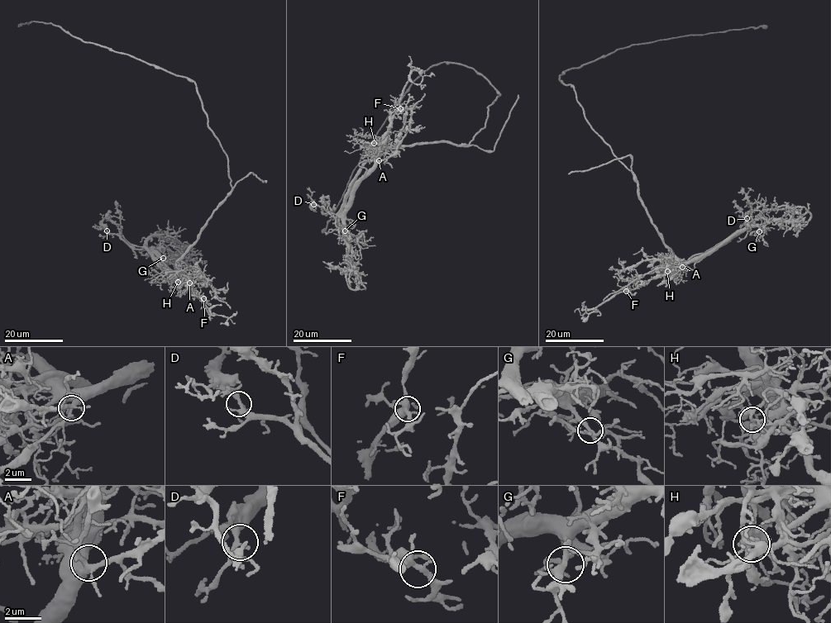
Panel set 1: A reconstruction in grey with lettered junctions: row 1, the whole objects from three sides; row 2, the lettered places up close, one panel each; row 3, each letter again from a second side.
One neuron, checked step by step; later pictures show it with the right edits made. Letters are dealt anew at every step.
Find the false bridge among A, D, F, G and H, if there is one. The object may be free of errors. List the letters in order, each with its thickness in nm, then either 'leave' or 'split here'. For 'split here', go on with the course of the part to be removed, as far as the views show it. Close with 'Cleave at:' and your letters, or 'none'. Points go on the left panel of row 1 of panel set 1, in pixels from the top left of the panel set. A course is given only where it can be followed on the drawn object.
A: calibre 280 nm; leave
D: calibre 260 nm; leave
F: calibre 320 nm; leave
G: calibre 280 nm; leave
H: calibre 240 nm; split here; course (179, 282), (183, 273), (170, 274), (145, 240), (151, 235), (188, 245), (193, 254), (186, 260), (155, 266)
Cleave at: H

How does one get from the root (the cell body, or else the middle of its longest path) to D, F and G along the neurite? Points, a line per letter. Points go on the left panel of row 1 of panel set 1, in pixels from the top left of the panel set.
D: (203, 107), (226, 157), (231, 190), (180, 257), (179, 273), (168, 274), (146, 248), (134, 248), (107, 230)
F: (203, 107), (210, 130), (226, 157), (231, 188), (178, 262), (187, 284), (203, 298)
G: (203, 107), (210, 130), (226, 157), (231, 190), (180, 257), (179, 273), (164, 272), (153, 250), (163, 258)

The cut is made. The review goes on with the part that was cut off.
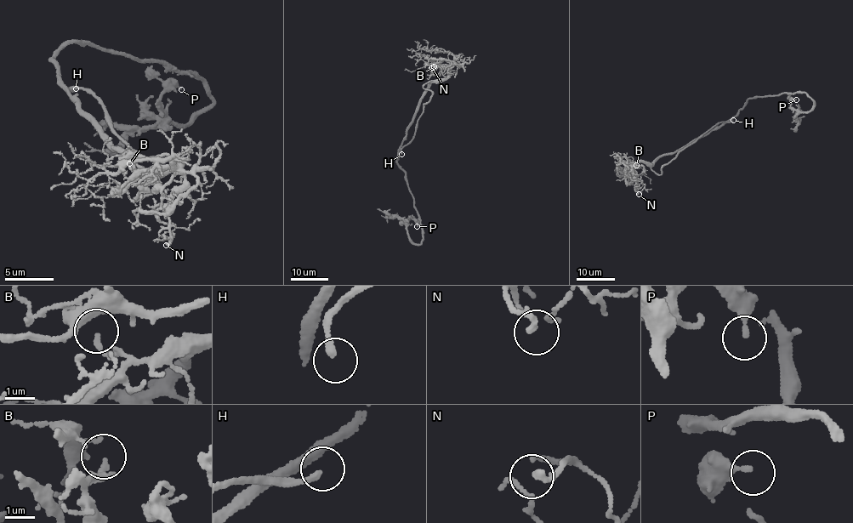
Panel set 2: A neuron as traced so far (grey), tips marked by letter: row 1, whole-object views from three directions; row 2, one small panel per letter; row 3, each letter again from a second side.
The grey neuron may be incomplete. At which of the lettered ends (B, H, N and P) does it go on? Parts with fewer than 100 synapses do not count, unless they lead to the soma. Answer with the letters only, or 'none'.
H

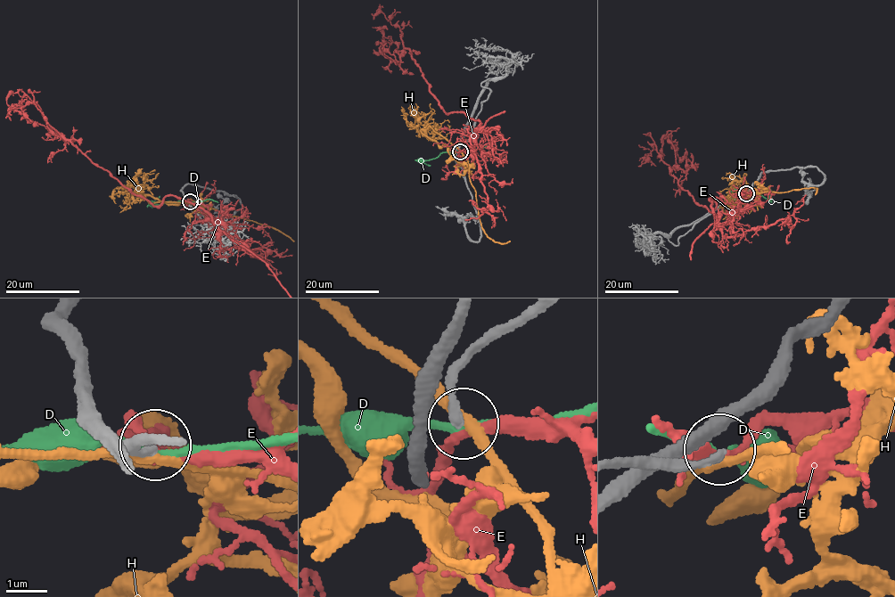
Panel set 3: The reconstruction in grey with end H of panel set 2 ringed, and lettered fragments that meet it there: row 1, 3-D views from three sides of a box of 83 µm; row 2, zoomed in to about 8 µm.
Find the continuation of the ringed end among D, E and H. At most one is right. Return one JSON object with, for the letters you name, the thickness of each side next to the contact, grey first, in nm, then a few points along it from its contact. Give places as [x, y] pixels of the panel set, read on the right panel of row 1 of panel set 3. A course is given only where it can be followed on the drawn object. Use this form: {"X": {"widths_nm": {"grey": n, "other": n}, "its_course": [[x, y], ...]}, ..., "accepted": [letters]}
{"accepted": []}

